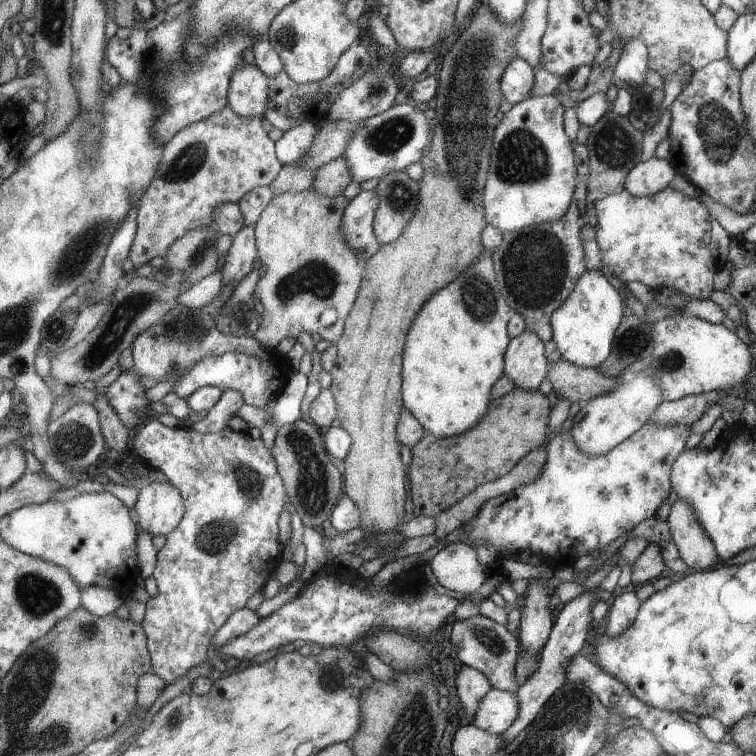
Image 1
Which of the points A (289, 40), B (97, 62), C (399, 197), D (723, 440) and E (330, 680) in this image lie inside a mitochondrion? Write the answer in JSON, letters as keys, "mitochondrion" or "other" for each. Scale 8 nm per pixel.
{"A":"other","B":"other","C":"mitochondrion","D":"other","E":"mitochondrion"}

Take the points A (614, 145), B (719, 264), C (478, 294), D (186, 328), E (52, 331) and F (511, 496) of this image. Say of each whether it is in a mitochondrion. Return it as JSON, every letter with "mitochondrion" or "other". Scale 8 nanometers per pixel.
{"A":"mitochondrion","B":"other","C":"mitochondrion","D":"mitochondrion","E":"mitochondrion","F":"other"}

